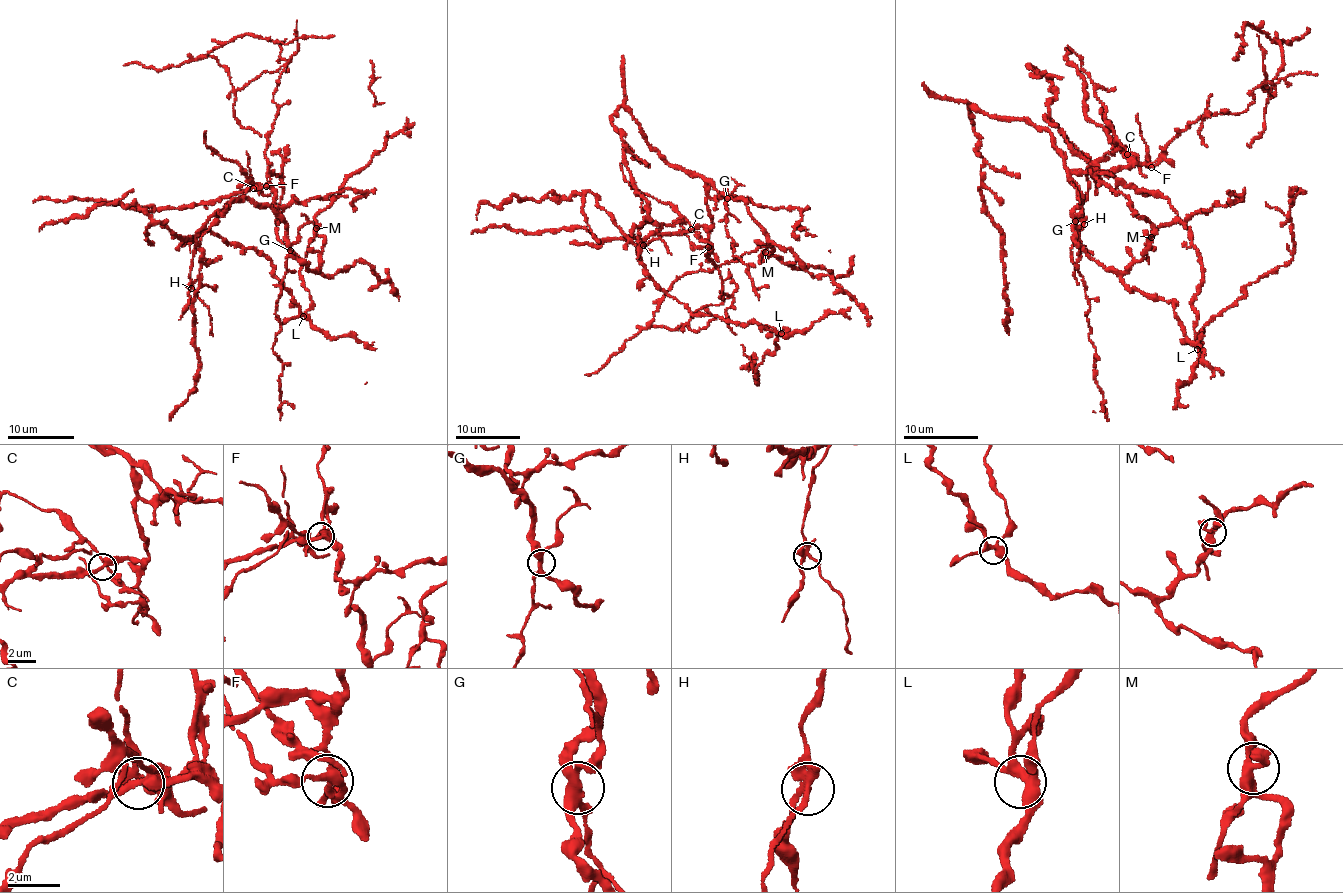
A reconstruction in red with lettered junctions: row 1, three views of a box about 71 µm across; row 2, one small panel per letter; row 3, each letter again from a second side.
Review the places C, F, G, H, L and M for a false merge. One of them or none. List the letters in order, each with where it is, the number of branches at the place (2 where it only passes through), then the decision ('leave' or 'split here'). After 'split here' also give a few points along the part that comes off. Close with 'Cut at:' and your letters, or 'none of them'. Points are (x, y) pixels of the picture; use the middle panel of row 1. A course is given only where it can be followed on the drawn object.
C: at (691, 229); 4 branches meet; leave
F: at (708, 247); 4 branches meet; leave
G: at (727, 198); 4 branches meet; split here; foreign part runs (727, 198), (729, 214), (726, 216), (726, 230), (735, 243), (733, 255), (746, 265), (759, 300)
H: at (643, 245); 4 branches meet; leave
L: at (781, 333); 4 branches meet; leave
M: at (765, 252); 4 branches meet; leave
Cut at: G

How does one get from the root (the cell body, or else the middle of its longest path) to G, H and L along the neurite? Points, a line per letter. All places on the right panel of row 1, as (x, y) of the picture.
G: (1130, 152), (1125, 168), (1072, 174), (1070, 178), (1081, 198), (1081, 203), (1073, 213), (1075, 221)
H: (1130, 152), (1121, 145), (1089, 167), (1088, 200), (1081, 206), (1084, 224)
L: (1130, 152), (1121, 145), (1087, 177), (1101, 171), (1161, 193), (1189, 230), (1202, 274), (1193, 303), (1197, 349)

